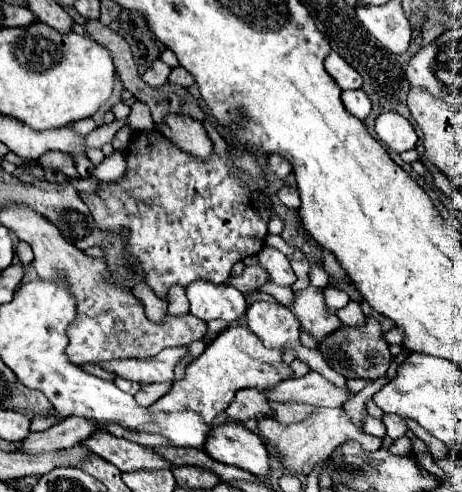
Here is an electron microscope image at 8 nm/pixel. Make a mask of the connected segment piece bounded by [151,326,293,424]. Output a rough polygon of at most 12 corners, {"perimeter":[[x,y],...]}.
{"perimeter":[[227,328],[151,412],[213,424],[237,390],[287,380],[281,352]]}

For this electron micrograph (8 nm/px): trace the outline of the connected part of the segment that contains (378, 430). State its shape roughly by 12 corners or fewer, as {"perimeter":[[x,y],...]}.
{"perimeter":[[365,416],[363,432],[383,438],[381,420]]}

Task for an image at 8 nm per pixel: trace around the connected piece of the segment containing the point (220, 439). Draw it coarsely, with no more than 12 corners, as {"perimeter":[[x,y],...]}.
{"perimeter":[[239,422],[213,428],[213,460],[255,474],[273,474],[267,448]]}

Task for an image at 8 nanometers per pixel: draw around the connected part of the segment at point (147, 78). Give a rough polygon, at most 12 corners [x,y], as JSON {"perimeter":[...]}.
{"perimeter":[[155,60],[141,78],[157,88],[167,82],[169,68],[163,60]]}

